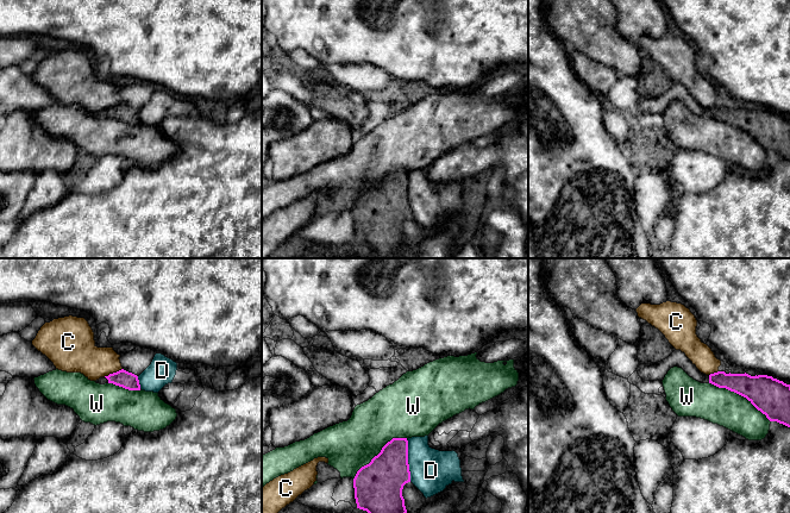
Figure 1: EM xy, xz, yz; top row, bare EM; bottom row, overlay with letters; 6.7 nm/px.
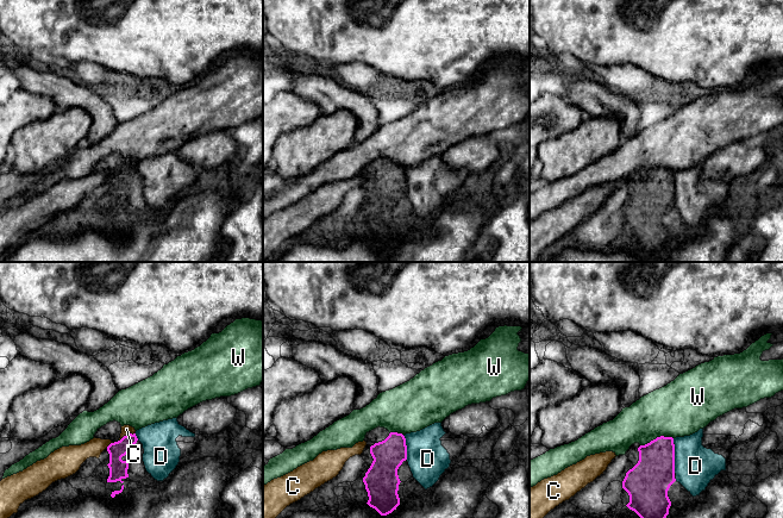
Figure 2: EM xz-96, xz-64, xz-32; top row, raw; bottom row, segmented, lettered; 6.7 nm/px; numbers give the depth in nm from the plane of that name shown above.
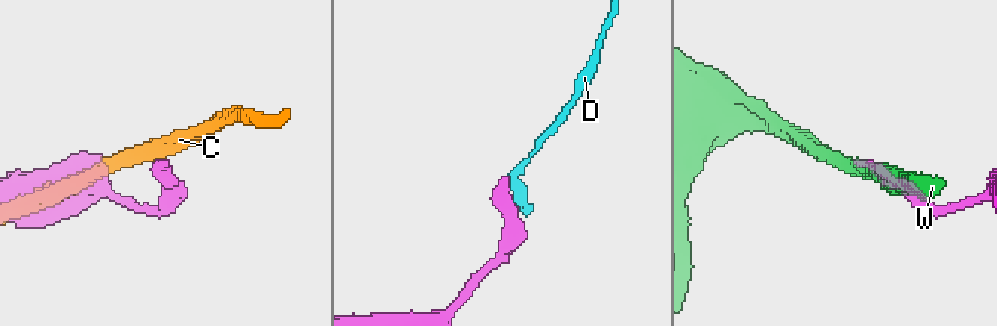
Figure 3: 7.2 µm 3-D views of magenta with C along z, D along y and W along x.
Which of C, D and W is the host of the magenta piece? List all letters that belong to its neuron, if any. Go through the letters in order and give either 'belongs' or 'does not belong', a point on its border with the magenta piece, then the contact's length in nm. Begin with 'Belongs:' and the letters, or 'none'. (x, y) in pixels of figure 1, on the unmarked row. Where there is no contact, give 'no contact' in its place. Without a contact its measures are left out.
Belongs: none
C: does not belong | xy (113, 106) | 140 nm
D: does not belong | xz (407, 194) | 280 nm
W: does not belong | yz (740, 127) | 500 nm

